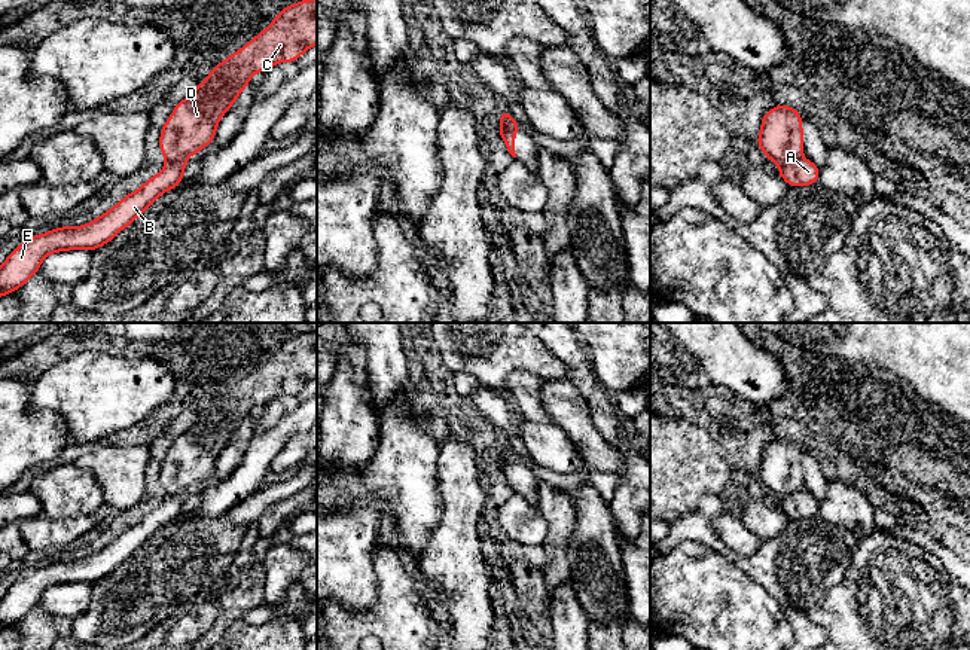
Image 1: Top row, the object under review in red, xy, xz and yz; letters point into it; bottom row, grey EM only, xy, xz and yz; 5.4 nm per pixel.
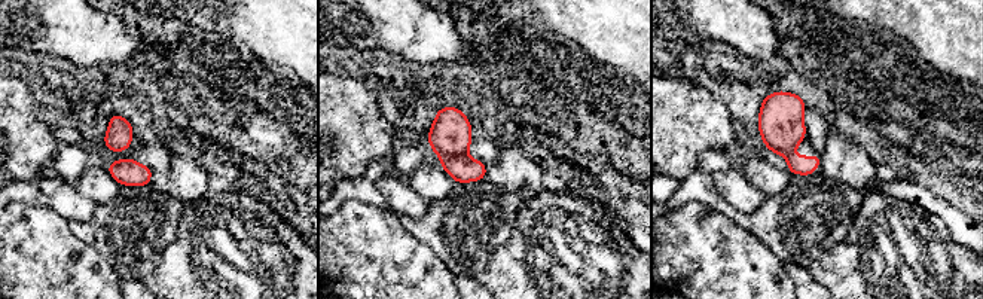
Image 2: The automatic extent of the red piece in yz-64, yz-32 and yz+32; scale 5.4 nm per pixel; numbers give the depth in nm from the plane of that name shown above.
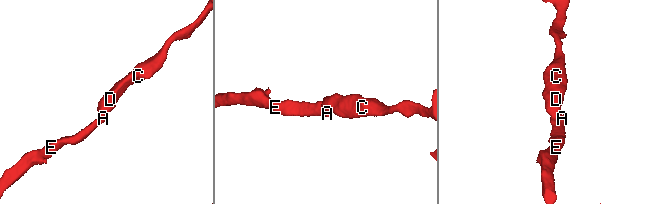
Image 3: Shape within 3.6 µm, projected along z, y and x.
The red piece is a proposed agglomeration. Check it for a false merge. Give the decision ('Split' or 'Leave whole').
Split

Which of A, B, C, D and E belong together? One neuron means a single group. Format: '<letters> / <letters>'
A B E / C D

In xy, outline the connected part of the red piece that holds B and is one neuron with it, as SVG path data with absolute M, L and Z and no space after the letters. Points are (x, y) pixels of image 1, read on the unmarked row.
M184 494L167 495L164 503L149 512L138 524L126 528L121 535L88 558L58 561L48 567L30 570L18 579L0 599L0 629L13 626L24 619L54 585L74 582L95 583L118 565L129 559L161 527L179 519L183 513Z

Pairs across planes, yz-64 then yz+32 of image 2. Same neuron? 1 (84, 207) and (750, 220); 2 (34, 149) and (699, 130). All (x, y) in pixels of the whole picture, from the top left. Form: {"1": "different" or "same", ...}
{"1": "different", "2": "same"}

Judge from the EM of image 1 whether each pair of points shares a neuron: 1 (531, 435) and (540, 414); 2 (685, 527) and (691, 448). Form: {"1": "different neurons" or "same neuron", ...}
{"1": "different neurons", "2": "different neurons"}

